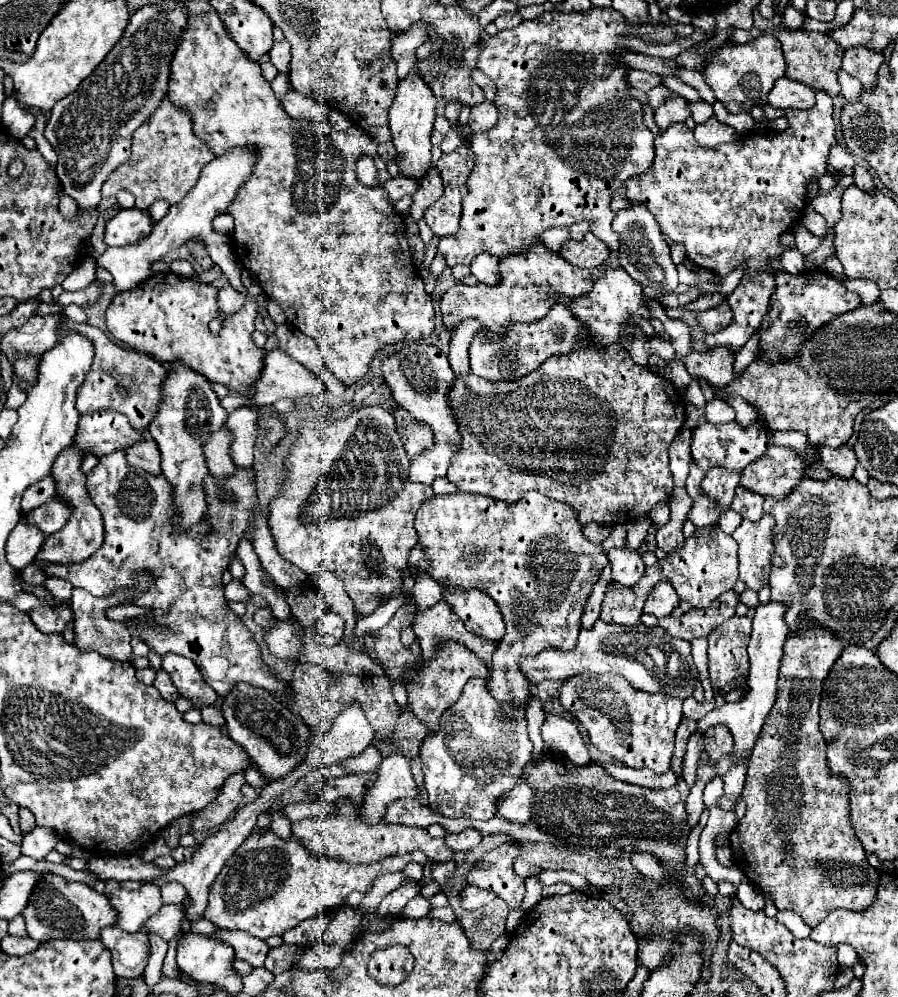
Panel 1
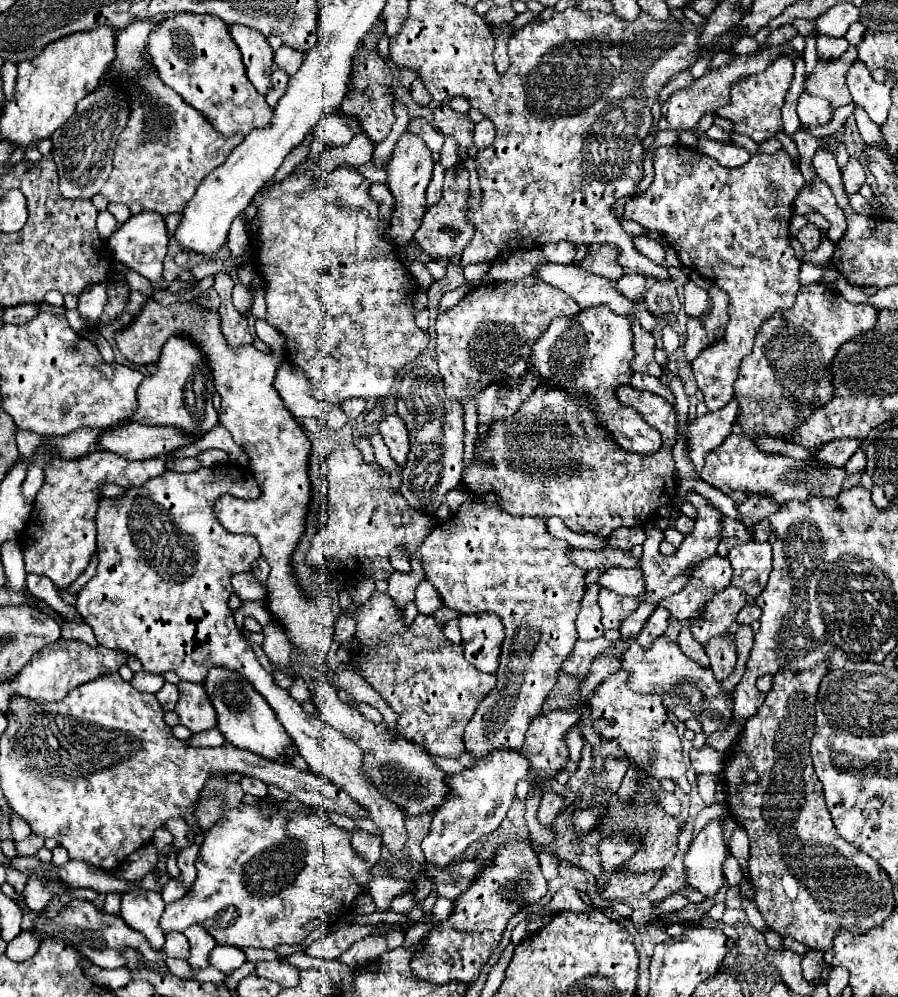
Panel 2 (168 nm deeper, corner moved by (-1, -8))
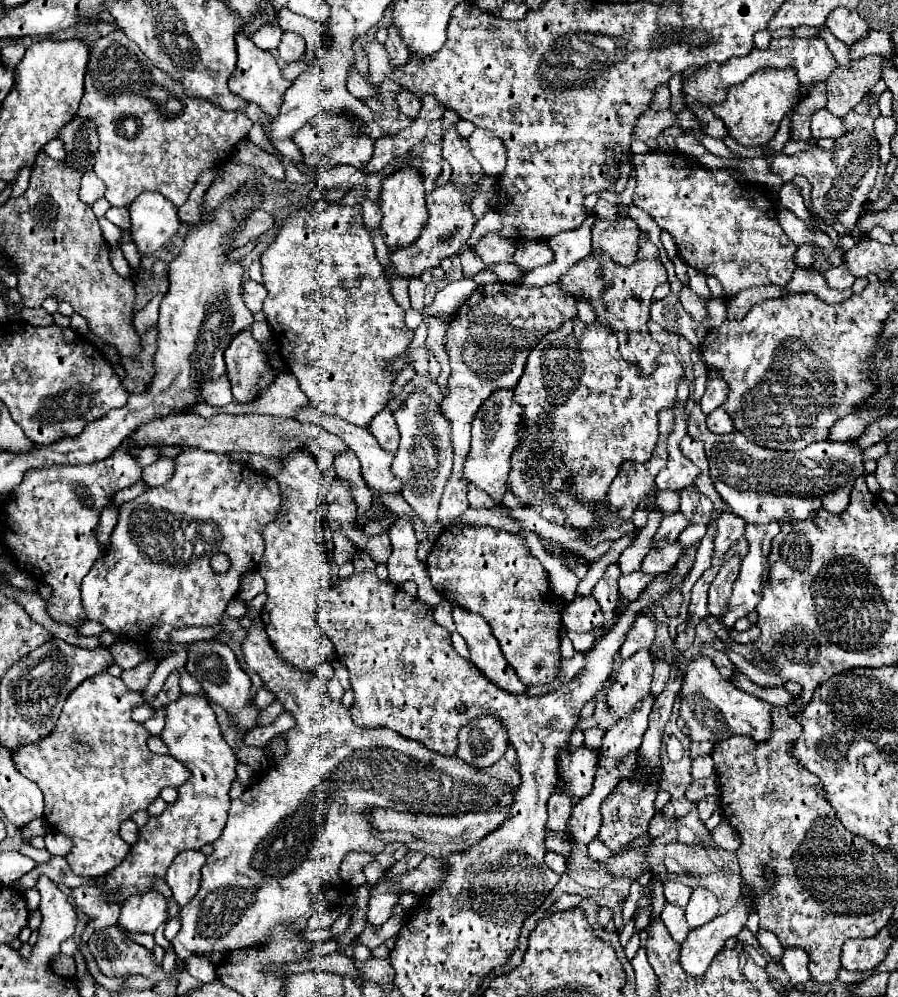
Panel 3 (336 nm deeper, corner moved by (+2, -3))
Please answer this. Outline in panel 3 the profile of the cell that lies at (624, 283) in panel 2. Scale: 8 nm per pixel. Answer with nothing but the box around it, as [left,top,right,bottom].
[561,255,667,375]

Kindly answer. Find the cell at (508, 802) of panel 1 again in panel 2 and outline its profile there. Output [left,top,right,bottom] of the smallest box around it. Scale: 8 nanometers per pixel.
[538,788,564,826]

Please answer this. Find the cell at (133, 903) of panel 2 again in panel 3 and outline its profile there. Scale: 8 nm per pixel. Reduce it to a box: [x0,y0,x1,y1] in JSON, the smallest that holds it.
[119,891,167,933]

